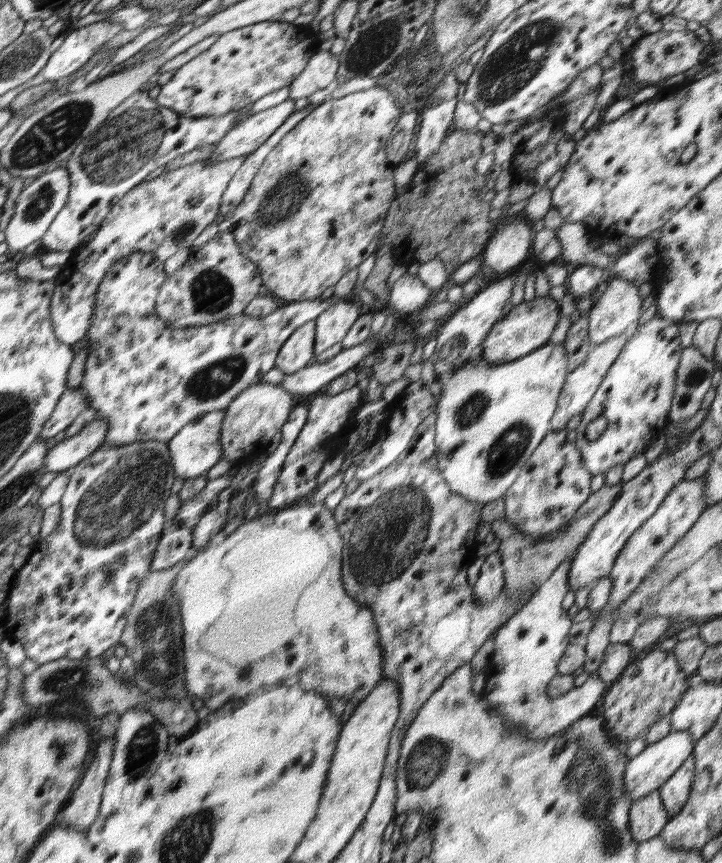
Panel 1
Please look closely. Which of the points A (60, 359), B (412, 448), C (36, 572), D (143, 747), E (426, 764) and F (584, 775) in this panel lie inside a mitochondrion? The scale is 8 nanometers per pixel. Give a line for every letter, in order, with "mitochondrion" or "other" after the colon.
A: other
B: other
C: other
D: mitochondrion
E: mitochondrion
F: mitochondrion

